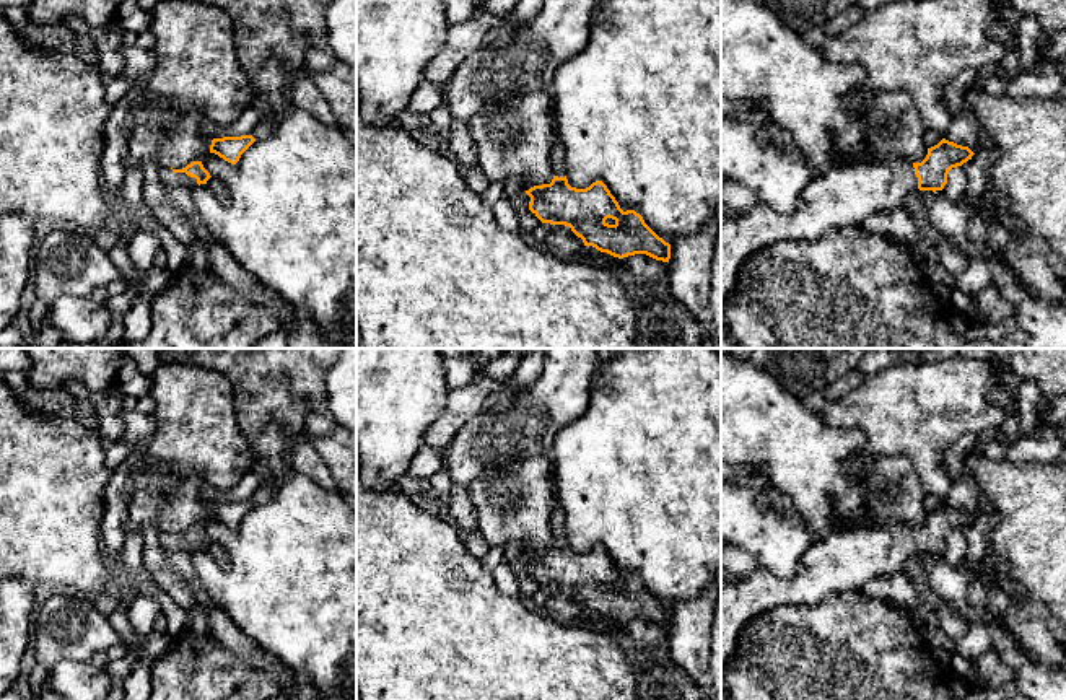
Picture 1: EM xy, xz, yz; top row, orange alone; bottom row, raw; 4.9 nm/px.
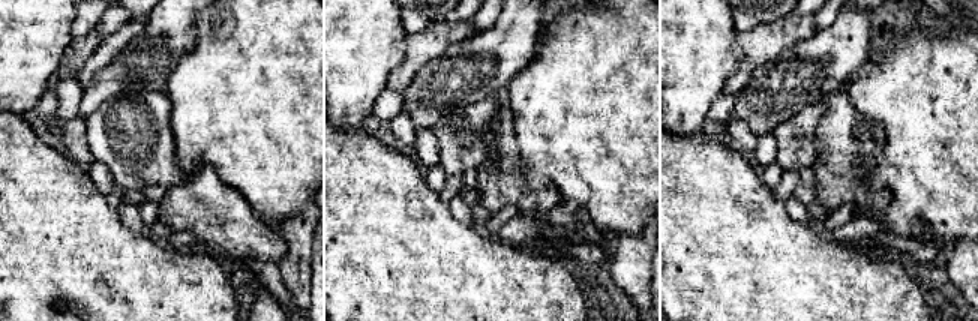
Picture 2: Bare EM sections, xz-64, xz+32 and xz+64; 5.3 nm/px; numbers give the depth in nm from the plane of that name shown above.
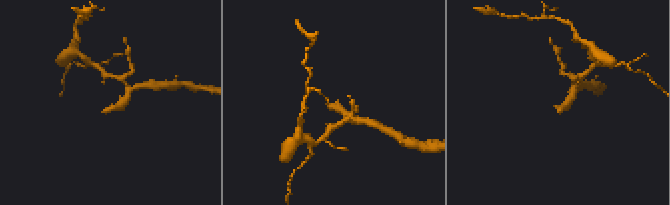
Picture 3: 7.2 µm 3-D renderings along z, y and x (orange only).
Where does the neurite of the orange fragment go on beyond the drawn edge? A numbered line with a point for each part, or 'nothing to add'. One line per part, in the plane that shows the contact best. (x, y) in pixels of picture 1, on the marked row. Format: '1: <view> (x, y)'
1: xy (166, 174)

